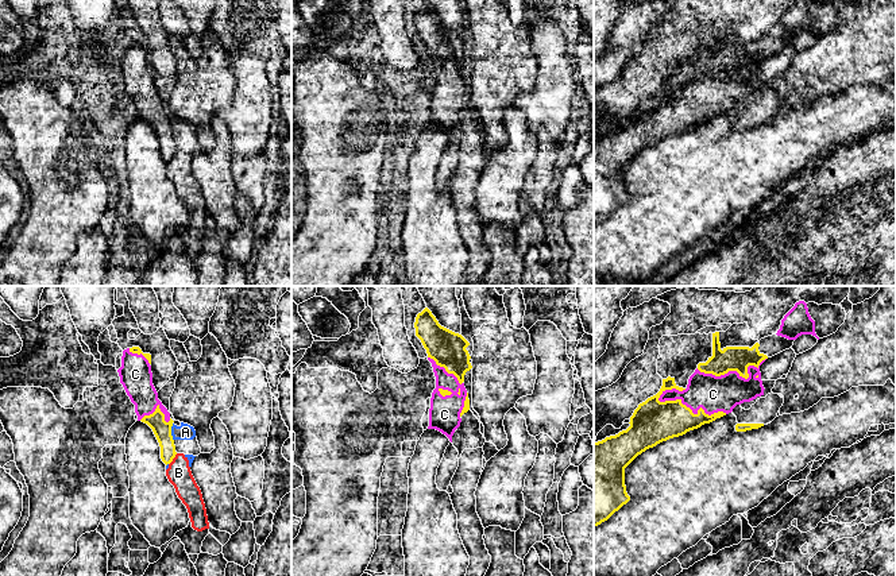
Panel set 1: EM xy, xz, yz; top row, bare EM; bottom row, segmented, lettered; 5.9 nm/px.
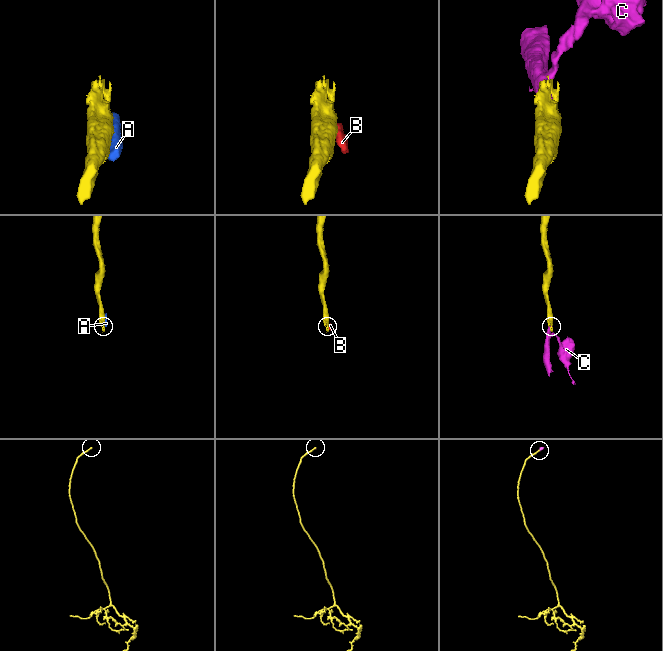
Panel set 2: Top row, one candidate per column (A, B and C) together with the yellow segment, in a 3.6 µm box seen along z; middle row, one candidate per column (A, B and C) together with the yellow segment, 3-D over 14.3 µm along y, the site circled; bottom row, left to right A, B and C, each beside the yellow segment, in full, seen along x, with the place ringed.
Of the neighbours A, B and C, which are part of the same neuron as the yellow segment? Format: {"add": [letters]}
{"add": ["C"]}

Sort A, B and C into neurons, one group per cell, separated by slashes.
A B / C

